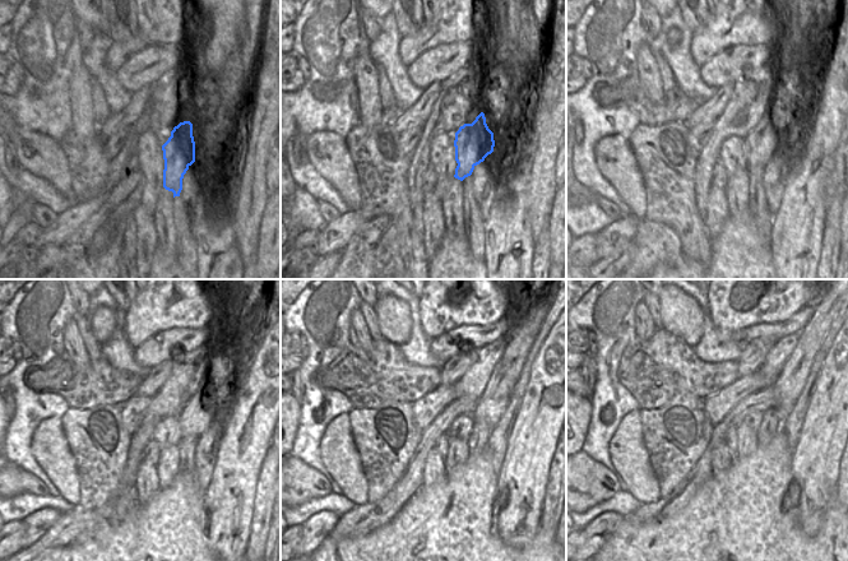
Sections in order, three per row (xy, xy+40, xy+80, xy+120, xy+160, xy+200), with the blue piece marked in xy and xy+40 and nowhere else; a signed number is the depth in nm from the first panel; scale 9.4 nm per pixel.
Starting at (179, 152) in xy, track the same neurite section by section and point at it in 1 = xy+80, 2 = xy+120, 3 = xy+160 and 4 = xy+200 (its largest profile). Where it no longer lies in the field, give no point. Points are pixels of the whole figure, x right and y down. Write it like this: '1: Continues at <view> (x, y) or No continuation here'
1: Continues at xy+80 (760, 142)
2: Continues at xy+120 (197, 416)
3: Continues at xy+160 (492, 403)
4: Continues at xy+200 (791, 380)

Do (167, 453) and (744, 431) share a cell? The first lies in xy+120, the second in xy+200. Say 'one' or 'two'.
one

